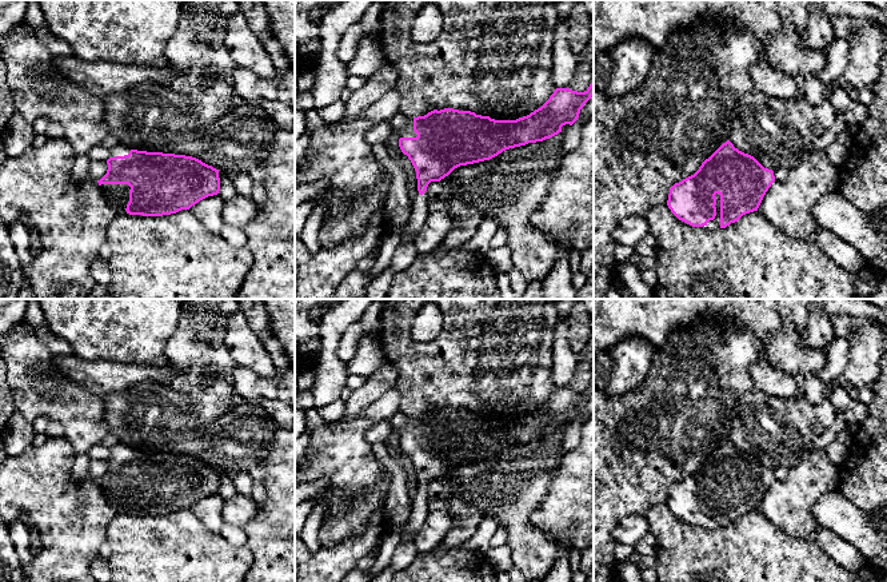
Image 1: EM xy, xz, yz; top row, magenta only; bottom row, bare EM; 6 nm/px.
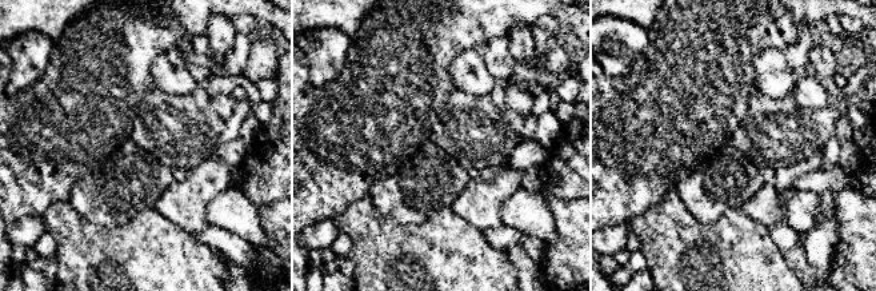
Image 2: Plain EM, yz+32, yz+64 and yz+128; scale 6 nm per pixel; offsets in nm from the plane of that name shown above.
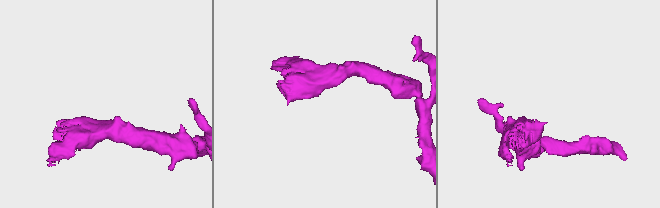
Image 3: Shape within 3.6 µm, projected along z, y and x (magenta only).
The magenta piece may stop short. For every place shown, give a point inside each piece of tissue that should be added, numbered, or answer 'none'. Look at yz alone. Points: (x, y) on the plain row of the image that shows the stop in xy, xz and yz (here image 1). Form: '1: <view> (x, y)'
1: yz (714, 523)

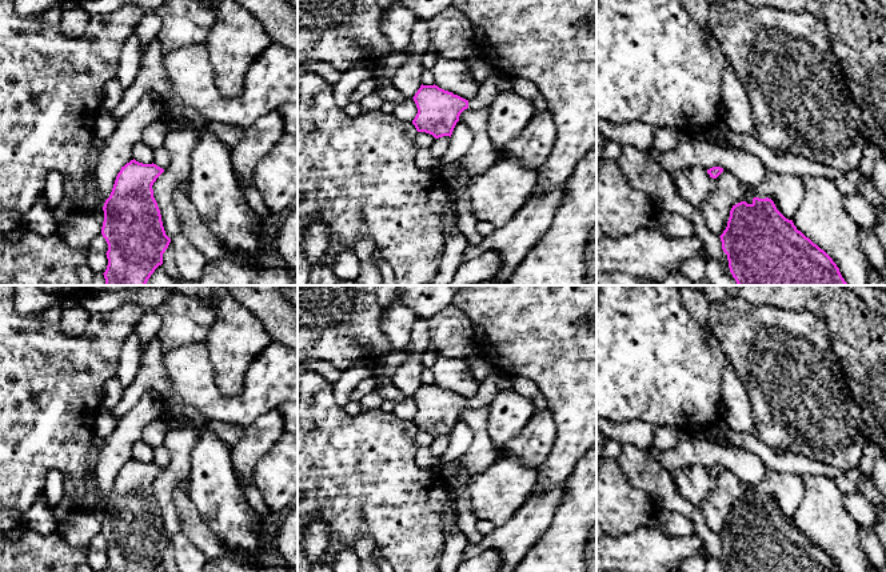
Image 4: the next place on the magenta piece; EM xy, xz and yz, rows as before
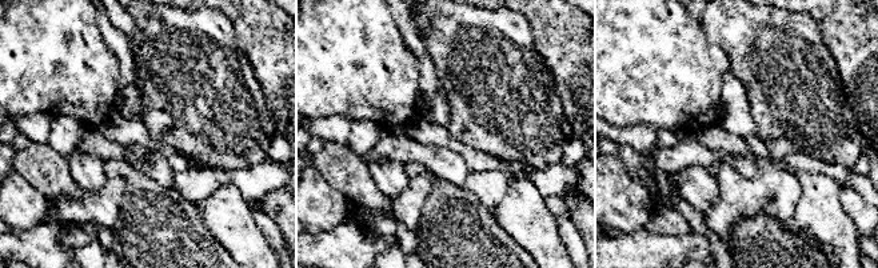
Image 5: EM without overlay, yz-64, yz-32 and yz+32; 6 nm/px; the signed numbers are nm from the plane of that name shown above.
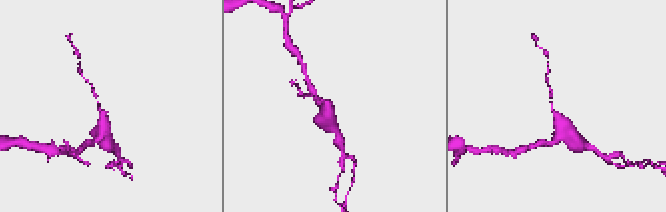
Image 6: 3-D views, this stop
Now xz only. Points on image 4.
1: xz (489, 388)

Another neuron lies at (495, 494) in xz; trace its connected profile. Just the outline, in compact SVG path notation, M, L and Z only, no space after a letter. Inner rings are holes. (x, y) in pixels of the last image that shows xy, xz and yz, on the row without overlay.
M499 452L495 463L470 480L468 499L476 520L488 520L495 527L507 523L528 500L536 484L536 468Z

